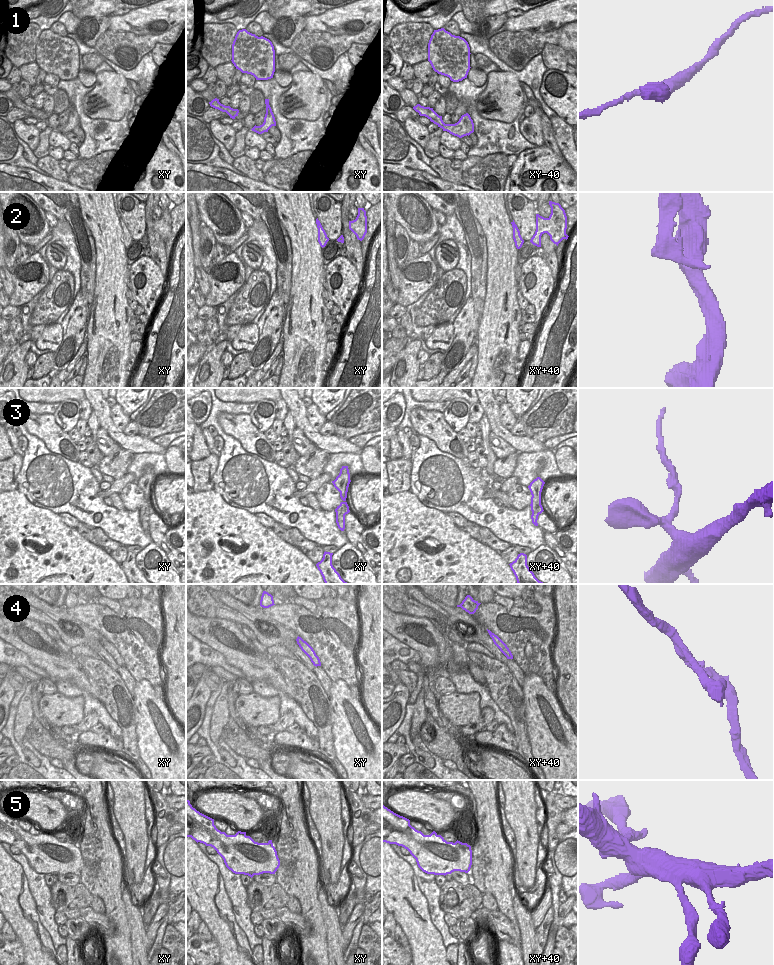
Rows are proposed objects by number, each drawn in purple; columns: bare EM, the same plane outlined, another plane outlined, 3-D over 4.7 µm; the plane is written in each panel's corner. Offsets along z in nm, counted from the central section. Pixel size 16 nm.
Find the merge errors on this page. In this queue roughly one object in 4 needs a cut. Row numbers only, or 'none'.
3, 5

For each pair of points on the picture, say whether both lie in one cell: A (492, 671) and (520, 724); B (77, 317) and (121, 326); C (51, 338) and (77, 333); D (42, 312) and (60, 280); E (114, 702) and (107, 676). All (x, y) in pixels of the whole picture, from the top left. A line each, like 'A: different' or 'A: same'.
A: same
B: different
C: different
D: same
E: same

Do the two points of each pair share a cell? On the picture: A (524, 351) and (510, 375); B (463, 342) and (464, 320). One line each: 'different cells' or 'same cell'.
A: different cells
B: same cell

